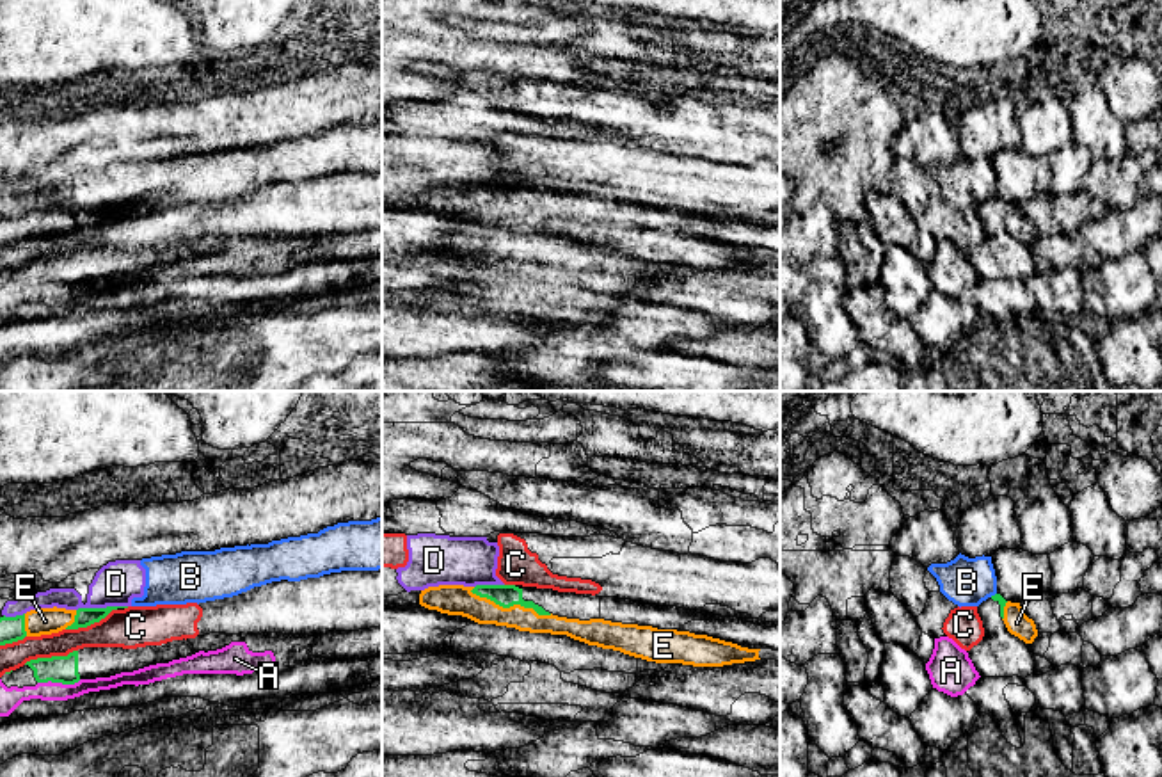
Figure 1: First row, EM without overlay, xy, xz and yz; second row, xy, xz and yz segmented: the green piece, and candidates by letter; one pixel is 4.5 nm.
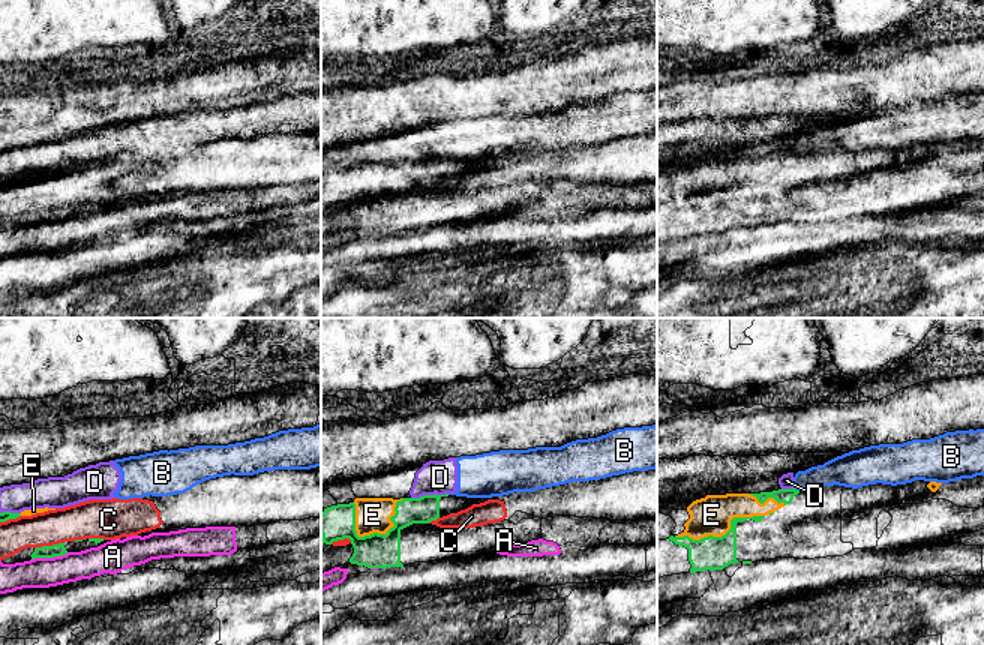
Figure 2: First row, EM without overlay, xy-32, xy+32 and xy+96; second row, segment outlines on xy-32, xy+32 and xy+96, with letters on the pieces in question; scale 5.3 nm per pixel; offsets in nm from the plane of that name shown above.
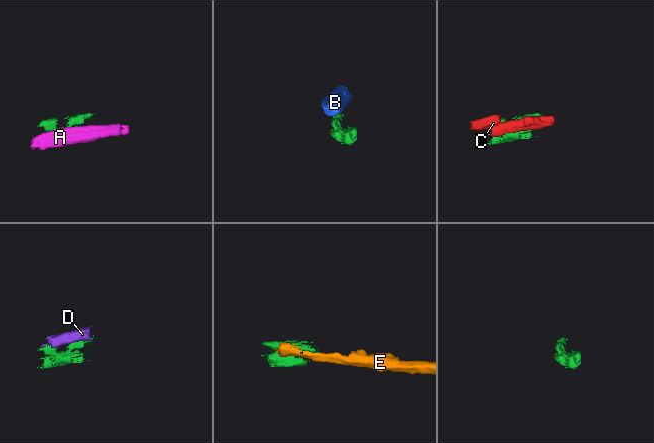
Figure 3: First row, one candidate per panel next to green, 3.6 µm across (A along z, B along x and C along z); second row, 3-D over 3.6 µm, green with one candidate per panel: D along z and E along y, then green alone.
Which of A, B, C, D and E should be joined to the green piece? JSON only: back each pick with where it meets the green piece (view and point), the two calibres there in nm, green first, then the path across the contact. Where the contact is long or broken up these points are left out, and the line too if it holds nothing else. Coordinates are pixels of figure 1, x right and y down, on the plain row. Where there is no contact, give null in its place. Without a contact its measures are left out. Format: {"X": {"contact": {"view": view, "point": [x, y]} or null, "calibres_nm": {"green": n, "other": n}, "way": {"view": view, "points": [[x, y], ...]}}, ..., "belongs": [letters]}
{"belongs": []}

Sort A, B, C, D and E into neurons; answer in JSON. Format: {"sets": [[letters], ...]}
{"sets": [["A"], ["B", "D"], ["C"], ["E"]]}

